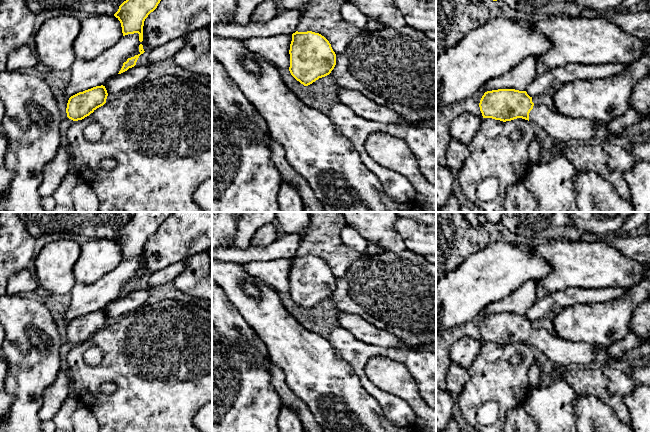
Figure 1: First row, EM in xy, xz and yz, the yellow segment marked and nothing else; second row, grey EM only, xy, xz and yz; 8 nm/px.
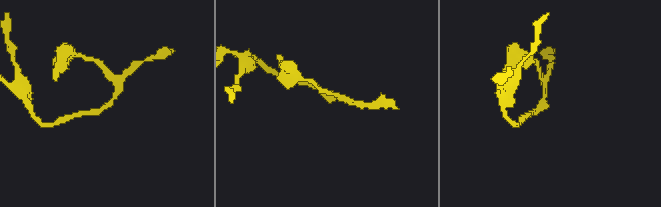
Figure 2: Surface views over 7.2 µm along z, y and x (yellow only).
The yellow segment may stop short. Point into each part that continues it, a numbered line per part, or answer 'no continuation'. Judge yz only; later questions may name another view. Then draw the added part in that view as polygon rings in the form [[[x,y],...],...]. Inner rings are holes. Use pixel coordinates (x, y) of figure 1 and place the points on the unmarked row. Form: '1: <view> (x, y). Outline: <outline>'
1: yz (562, 352). Outline: [[[534,329],[529,337],[529,345],[542,351],[550,361],[568,367],[607,364],[623,361],[633,366],[650,359],[650,342],[633,348],[618,358],[611,358],[607,352],[586,342],[571,342],[561,339],[547,329]]]

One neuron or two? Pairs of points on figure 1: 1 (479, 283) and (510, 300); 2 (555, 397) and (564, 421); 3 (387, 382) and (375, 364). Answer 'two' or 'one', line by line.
1: two
2: one
3: one

